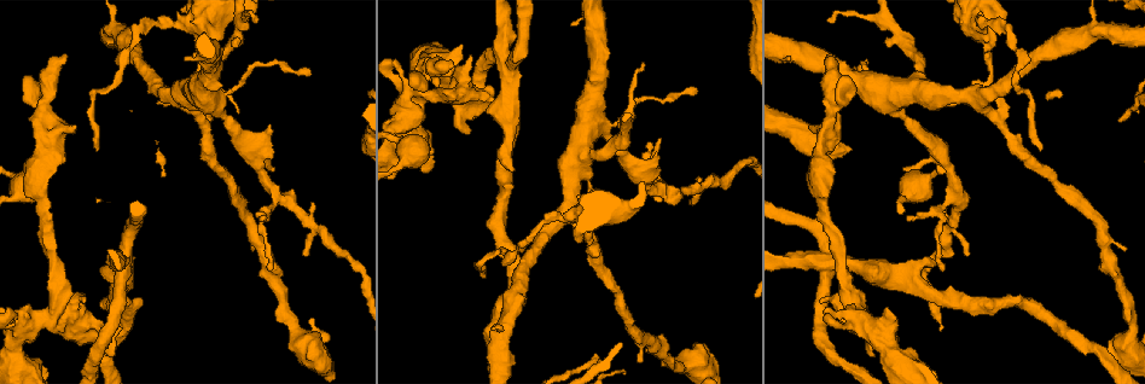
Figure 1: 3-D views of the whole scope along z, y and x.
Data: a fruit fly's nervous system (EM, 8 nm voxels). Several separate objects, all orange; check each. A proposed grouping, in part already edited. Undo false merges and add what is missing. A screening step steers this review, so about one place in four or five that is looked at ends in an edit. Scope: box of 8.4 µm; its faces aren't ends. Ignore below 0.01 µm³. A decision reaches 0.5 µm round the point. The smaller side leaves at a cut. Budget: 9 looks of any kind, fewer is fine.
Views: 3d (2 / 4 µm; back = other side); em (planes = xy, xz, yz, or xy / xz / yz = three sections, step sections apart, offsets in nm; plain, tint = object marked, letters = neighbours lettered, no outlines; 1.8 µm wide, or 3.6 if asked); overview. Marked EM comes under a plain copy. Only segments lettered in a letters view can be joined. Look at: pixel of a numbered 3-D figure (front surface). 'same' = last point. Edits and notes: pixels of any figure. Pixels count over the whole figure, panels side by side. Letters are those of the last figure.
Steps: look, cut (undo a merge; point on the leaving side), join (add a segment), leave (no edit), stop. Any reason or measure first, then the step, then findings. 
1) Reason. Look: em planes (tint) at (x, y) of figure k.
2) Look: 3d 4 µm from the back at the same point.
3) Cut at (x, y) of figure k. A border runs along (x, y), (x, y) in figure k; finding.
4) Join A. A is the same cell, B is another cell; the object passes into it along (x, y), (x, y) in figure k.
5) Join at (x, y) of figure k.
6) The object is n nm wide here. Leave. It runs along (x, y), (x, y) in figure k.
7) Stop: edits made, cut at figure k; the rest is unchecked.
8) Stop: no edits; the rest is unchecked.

Branch stops here. Look: em xy step 16 (letters) at (587, 244) of figure 1.

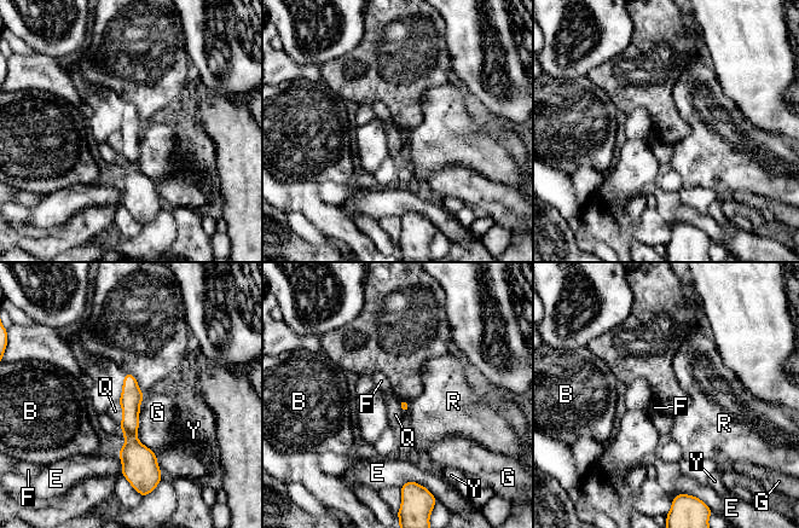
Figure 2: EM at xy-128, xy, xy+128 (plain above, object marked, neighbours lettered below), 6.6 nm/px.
Cut it another way. Look: em planes (letters) at the same point.

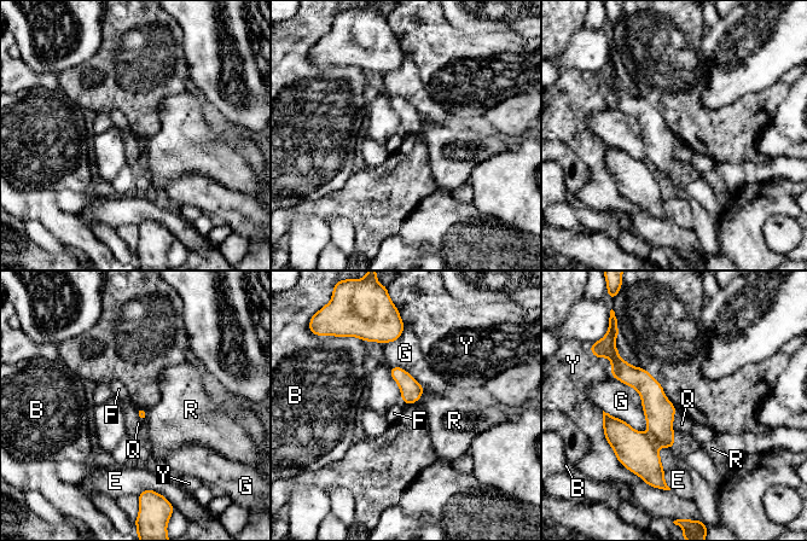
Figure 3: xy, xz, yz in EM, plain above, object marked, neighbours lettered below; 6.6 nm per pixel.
The longest contact is with Y, 550 nm. Cut at (659, 411) of figure 3. B, E, F, G, Q, R and Y are other cells; a border runs along (648, 434), (659, 447) in figure 3; a second neuron is stuck on.

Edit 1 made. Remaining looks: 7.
Abrupt turn. Look: 3d 4 µm at (58, 127) of figure 1.

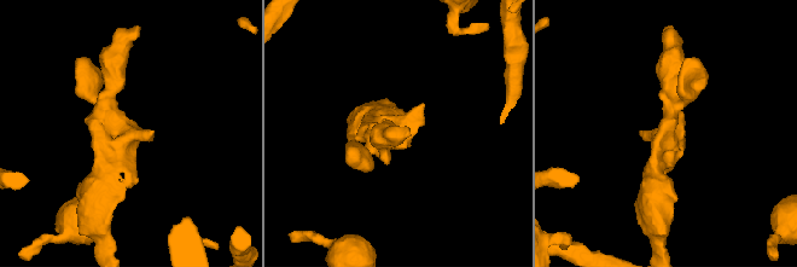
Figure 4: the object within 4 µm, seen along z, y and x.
Look: em planes (letters) at (674, 132) of figure 4.

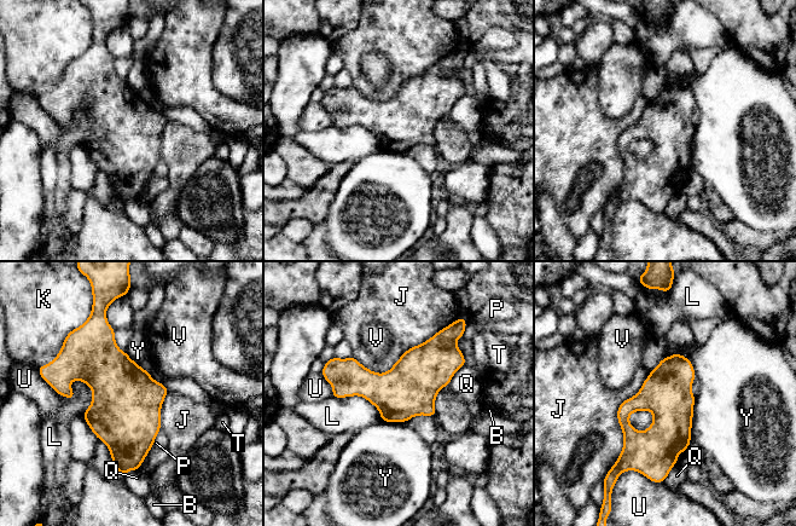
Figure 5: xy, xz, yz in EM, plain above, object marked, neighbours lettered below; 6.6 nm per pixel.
The object is 320 nm wide here. Leave. B, J, K, L, P, Q, T, U, V and Y are other cells; a border runs along (76, 379), (91, 388), (82, 416) in figure 5; one neuron here.

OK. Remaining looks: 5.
A fork. Look: em yz step 16 (letters) at (54, 313) of figure 1.

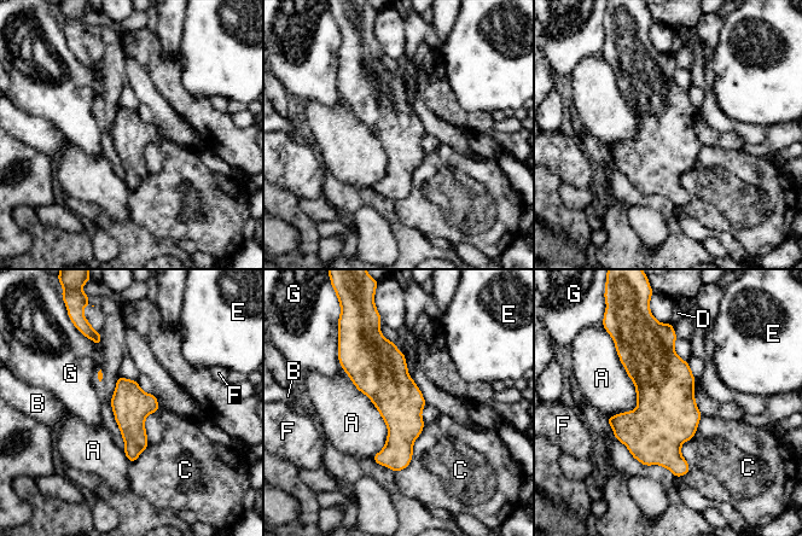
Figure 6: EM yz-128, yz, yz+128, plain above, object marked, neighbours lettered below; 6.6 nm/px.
Look: em planes (letters) at the same point.

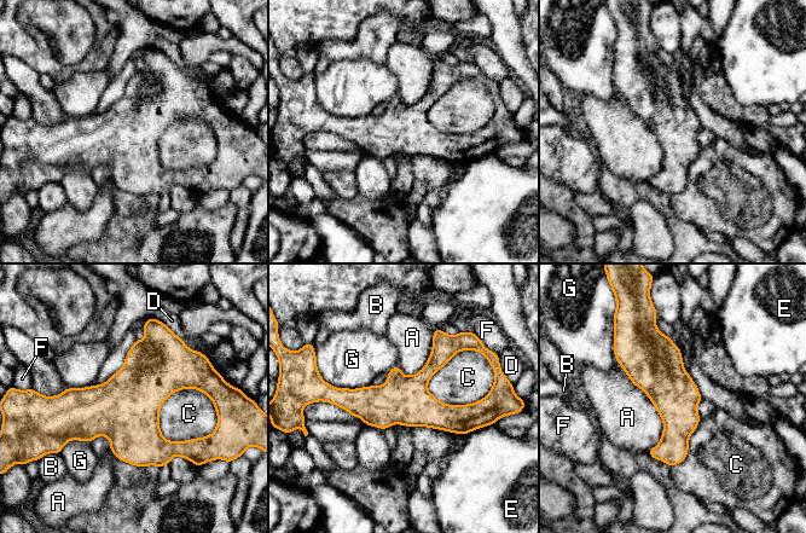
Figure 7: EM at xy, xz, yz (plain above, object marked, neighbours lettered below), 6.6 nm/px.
Leave. A, B, C, D, E, F and G are other cells; continuous, no second neuron.

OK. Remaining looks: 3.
Four or more arms meet. Look: 3d 4 µm at (512, 67) of figure 1.

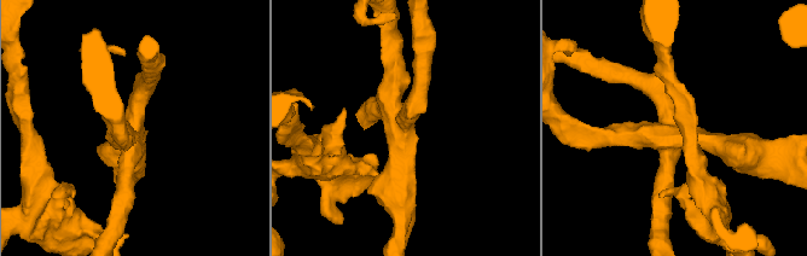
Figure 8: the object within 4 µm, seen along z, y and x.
Look: em planes (letters) at (680, 135) of figure 8.

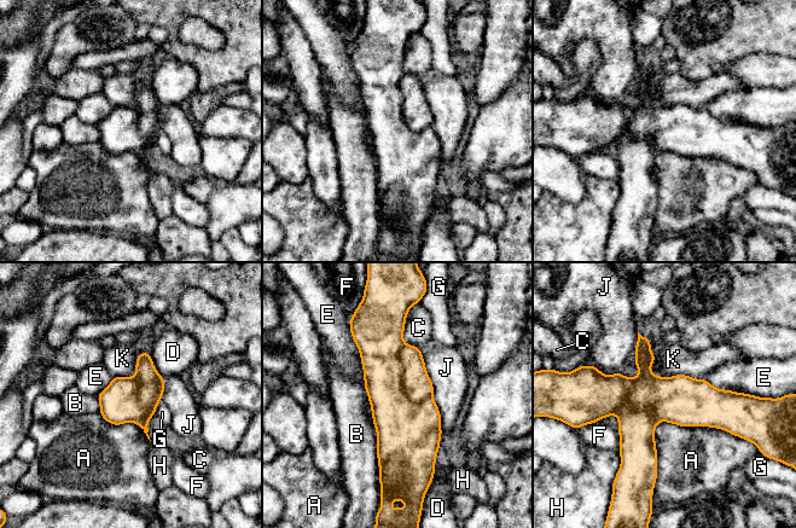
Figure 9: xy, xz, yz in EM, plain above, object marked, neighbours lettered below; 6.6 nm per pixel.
Cut at (395, 416) of figure 9. A, B, C, D, E, F, G, H, J and K are other cells; the part that leaves runs along (596, 392), (741, 404) in figure 9; a second neuron is stuck on.

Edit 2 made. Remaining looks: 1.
Stop: edits made, cut at figure 3, cut at figure 9; the rest is unchecked.

